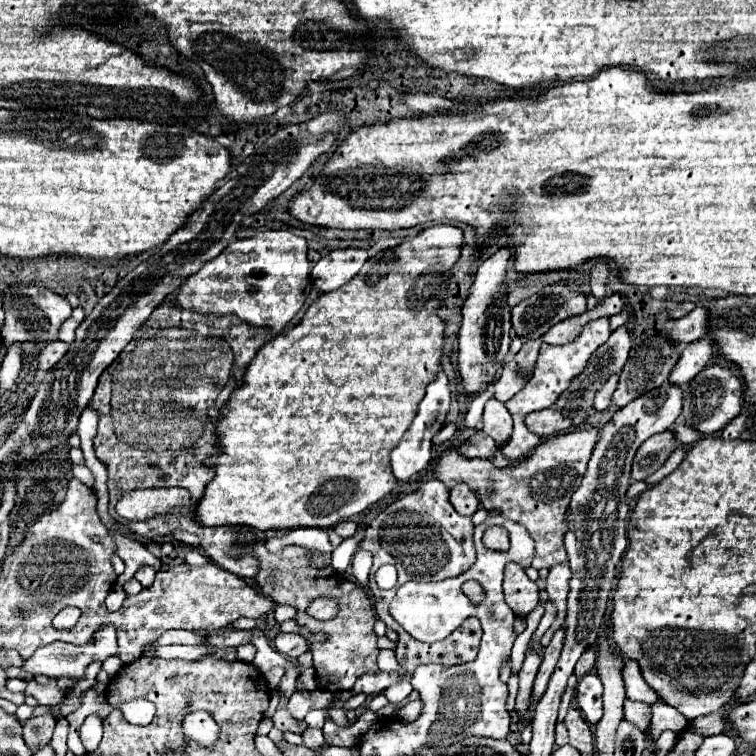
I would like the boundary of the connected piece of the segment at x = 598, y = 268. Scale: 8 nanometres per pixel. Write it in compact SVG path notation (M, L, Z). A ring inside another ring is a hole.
M603 258L595 260L595 264L591 268L589 286L591 286L591 294L597 298L597 302L601 302L605 298L605 284L607 284L609 276L611 276L611 270L609 270L607 260L603 260Z

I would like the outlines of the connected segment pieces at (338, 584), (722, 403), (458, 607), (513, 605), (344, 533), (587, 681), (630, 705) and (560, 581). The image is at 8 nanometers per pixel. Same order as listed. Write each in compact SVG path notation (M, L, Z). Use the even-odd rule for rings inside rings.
M263 540L253 548L253 554L259 558L259 571L254 581L265 595L271 596L277 604L291 604L297 608L297 624L309 628L311 632L325 632L325 640L313 644L313 666L317 674L317 686L327 692L351 690L355 680L367 672L379 672L377 666L377 634L373 624L377 620L367 592L349 580L341 580L333 568L315 570L307 564L307 552L299 546L287 546L277 554L265 550ZM327 596L339 604L335 618L323 622L307 614L307 606L317 598Z
M713 364L711 368L705 368L697 378L687 382L683 386L683 416L689 426L699 430L701 434L713 434L727 426L739 412L741 412L741 398L743 398L743 382L739 376L733 374L729 366Z
M447 580L441 582L407 582L401 588L397 588L395 598L391 600L389 612L391 616L413 636L414 639L433 643L447 638L455 628L461 626L465 618L471 616L467 602L469 598L451 598L449 590L451 588L461 588L463 584L449 584Z
M509 562L505 566L505 580L503 580L503 592L507 606L517 616L527 616L537 604L539 604L539 590L533 580L527 578L525 570L519 564Z
M345 520L345 522L339 522L333 530L335 530L341 538L351 538L351 536L357 532L357 524L351 522L351 520Z
M585 674L579 678L577 684L577 706L581 706L581 712L587 722L597 724L599 718L603 716L603 684L597 674Z
M625 700L625 720L635 724L639 730L647 730L647 726L651 722L651 708L649 708L649 704Z
M559 564L549 570L547 576L547 594L553 606L557 608L557 616L551 626L561 628L565 622L565 612L567 612L567 598L569 593L569 581L571 579L571 570L568 564Z

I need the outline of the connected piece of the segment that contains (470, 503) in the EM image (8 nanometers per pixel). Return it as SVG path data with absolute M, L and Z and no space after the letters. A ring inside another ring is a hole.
M459 482L453 490L451 490L451 504L455 506L455 510L463 516L471 516L477 508L479 508L479 498L475 496L475 492L471 492L471 488L467 488L467 484Z

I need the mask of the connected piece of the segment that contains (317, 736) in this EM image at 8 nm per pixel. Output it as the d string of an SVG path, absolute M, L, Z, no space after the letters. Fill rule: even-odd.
M307 728L301 736L303 736L303 744L307 748L319 748L323 744L323 730L319 730L319 728Z

